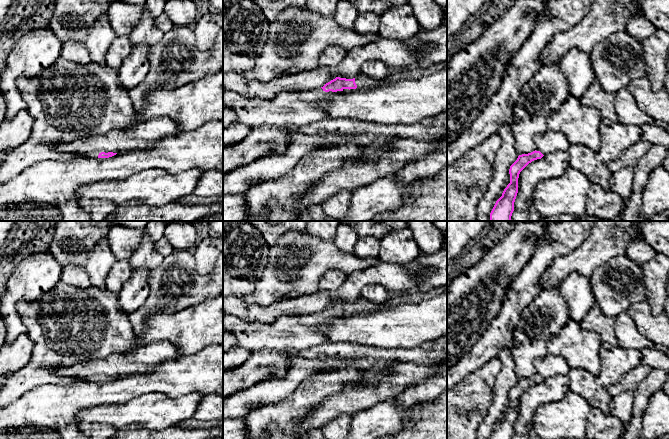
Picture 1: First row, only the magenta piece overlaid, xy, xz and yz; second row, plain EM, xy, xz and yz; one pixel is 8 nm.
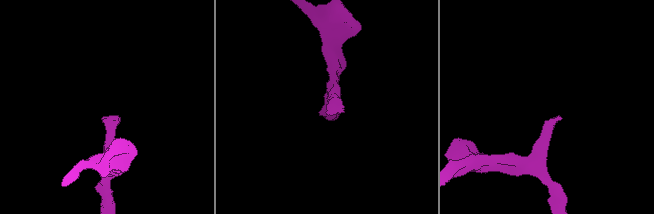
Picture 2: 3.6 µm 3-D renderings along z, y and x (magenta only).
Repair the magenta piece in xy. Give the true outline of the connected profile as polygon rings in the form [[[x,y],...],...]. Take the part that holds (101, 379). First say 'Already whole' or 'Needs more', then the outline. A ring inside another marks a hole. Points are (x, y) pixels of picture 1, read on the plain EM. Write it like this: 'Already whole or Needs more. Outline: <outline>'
Needs more. Outline: [[[161,340],[137,346],[128,353],[114,353],[102,359],[86,359],[59,368],[57,375],[90,382],[109,382],[124,375],[150,373],[166,360],[179,359],[181,356],[177,345]]]

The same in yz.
Needs more. Outline: [[[550,353],[539,357],[534,362],[535,374],[528,378],[519,379],[510,390],[510,407],[504,413],[502,420],[496,425],[490,439],[512,439],[514,426],[518,417],[518,402],[520,396],[532,385],[541,383],[544,379],[558,374],[568,375],[570,366],[566,360]]]

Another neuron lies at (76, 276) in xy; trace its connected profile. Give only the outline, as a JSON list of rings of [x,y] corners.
[[[68,265],[62,268],[60,280],[86,292],[92,285],[84,267]]]

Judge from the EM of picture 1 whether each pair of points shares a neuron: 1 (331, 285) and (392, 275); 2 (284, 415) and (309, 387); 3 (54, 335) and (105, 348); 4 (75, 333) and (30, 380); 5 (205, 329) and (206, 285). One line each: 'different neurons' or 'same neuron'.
1: different neurons
2: same neuron
3: same neuron
4: same neuron
5: different neurons

